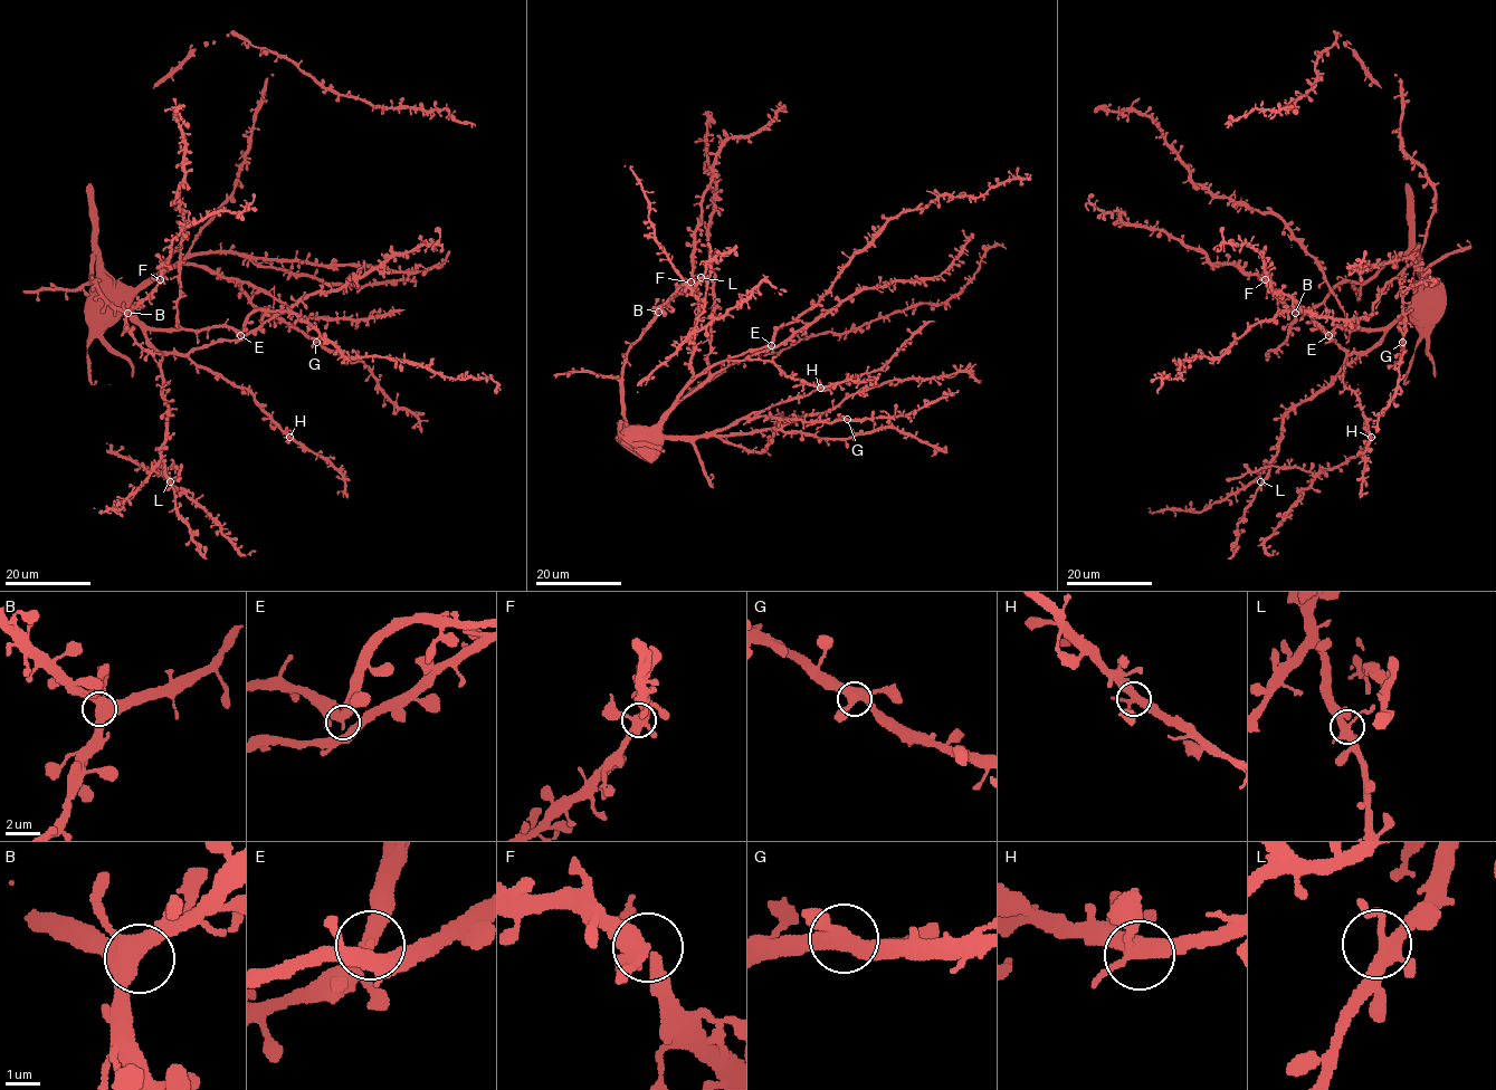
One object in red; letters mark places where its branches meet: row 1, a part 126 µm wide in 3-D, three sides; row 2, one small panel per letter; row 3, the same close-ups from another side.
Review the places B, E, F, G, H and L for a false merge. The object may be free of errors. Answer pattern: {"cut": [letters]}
{"cut": []}

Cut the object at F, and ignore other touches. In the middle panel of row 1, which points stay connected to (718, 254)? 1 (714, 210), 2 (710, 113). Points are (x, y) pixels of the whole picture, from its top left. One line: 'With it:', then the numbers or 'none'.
With it: 1, 2

